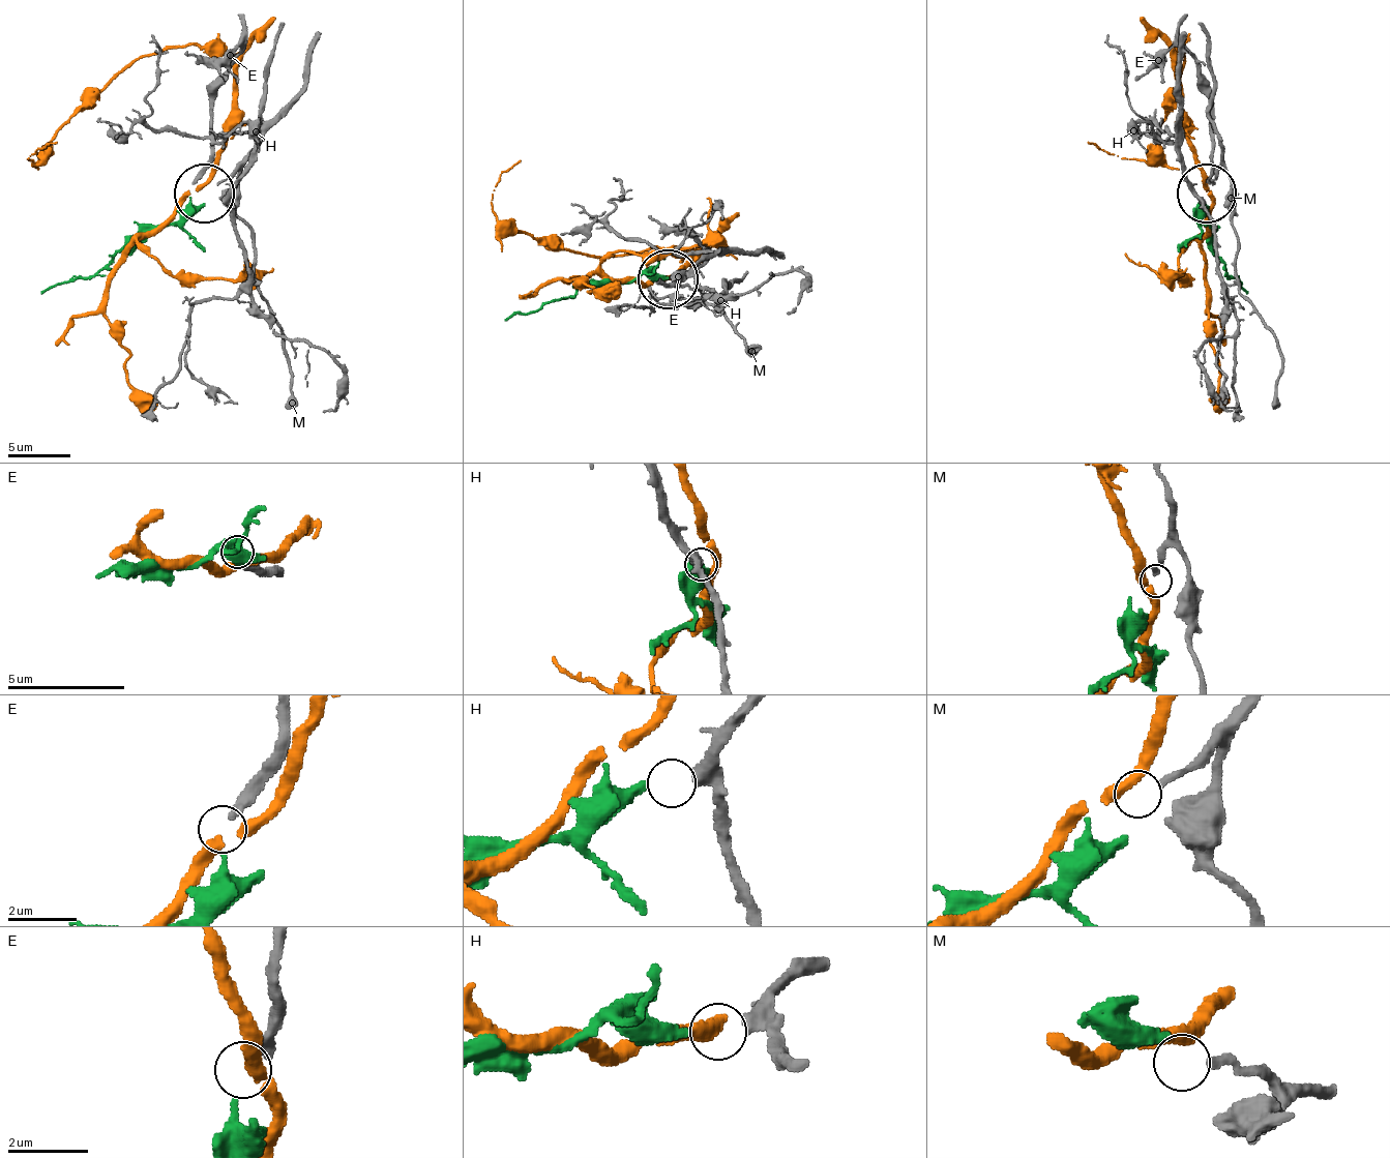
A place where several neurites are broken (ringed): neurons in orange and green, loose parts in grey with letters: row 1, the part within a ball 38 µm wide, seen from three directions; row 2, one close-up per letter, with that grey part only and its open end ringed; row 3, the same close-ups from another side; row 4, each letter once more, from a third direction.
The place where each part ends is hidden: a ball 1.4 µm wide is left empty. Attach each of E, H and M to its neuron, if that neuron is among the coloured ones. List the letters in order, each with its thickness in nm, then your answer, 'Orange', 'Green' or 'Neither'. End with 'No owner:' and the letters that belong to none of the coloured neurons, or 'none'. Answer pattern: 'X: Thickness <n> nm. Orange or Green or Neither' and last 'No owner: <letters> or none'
E: Thickness 280 nm. Neither
H: Thickness 320 nm. Green
M: Thickness 200 nm. Neither
No owner: E, M

